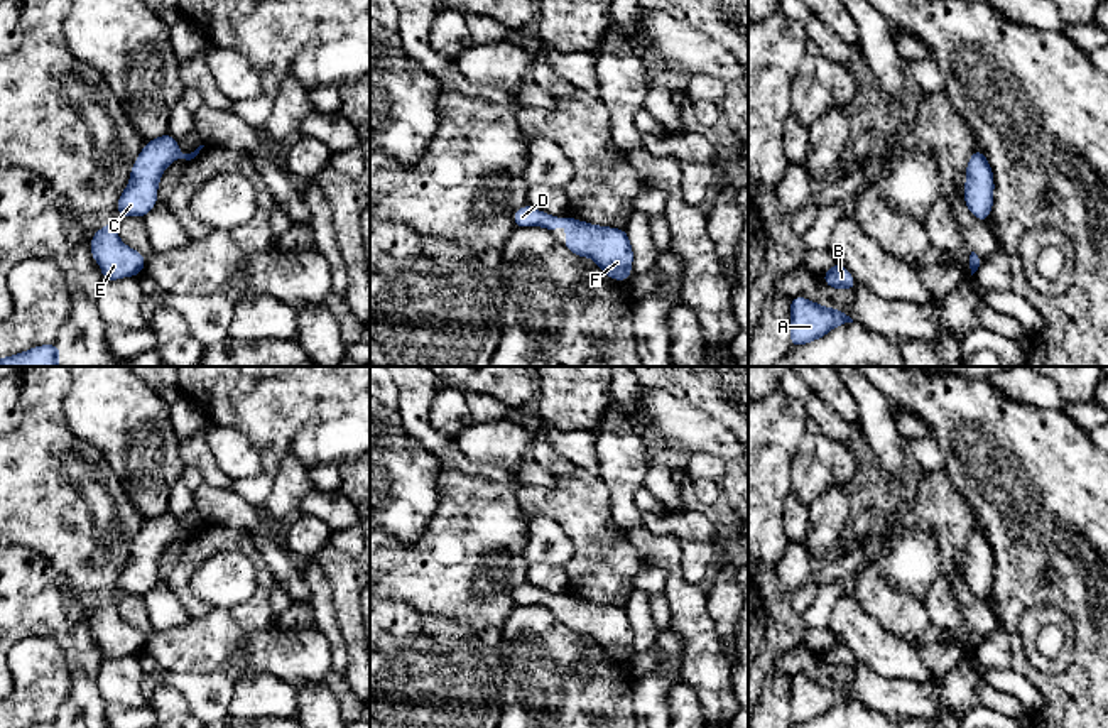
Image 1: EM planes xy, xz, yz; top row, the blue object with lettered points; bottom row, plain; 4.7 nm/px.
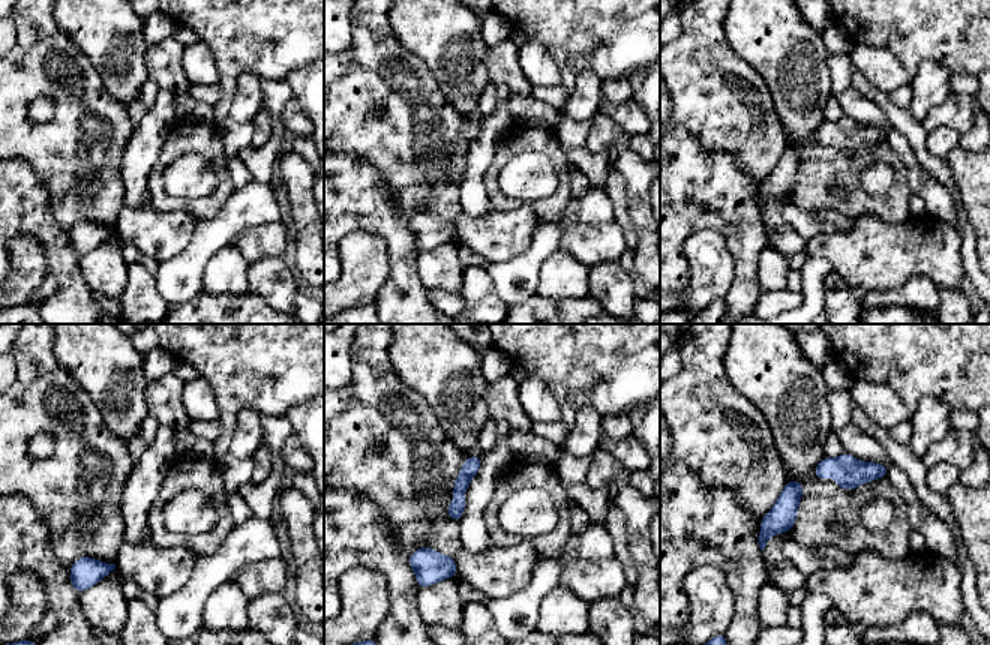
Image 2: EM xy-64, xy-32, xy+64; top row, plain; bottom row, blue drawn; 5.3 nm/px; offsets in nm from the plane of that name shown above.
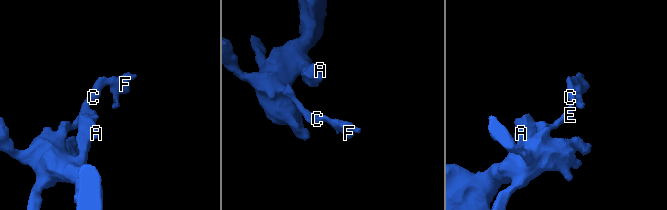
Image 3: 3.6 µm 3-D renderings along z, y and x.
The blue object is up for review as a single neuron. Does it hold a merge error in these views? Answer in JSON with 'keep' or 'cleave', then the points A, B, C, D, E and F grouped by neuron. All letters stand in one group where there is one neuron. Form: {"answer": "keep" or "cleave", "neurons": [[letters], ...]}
{"answer": "keep", "neurons": [["A", "B", "C", "D", "E", "F"]]}

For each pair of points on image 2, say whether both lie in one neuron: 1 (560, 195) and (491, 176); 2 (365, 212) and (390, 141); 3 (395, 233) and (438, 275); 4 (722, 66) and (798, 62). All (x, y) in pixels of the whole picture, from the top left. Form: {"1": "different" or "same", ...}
{"1": "same", "2": "different", "3": "different", "4": "different"}

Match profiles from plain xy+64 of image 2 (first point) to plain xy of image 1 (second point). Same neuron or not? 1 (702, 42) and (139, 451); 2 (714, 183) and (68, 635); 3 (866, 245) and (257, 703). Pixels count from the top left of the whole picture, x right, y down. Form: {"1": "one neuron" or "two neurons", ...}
{"1": "two neurons", "2": "one neuron", "3": "two neurons"}

